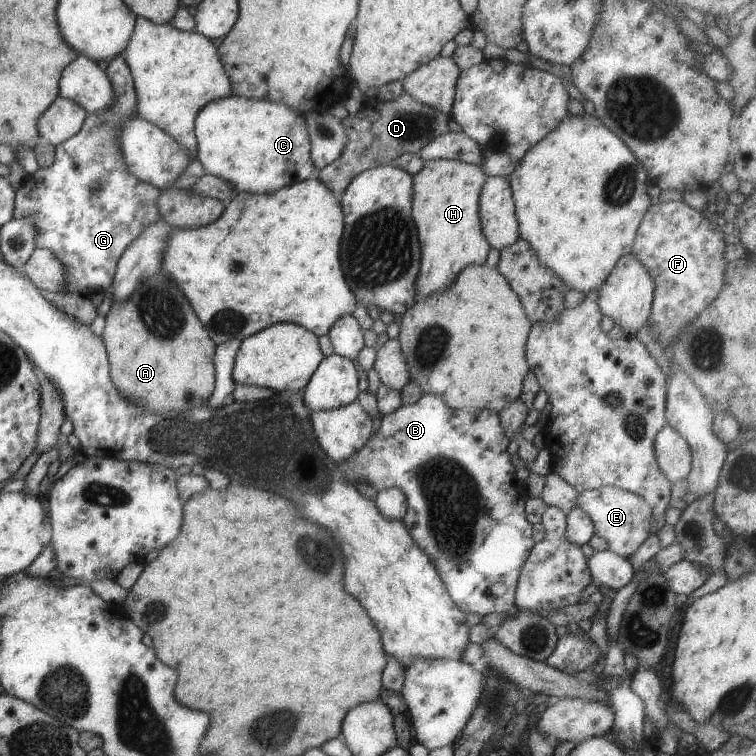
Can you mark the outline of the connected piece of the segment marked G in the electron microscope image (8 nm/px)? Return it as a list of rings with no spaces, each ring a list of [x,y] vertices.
[[[122,54],[108,61],[105,72],[112,88],[110,109],[89,113],[73,136],[54,146],[53,162],[32,174],[31,185],[15,191],[12,216],[19,218],[21,214],[27,214],[31,218],[36,231],[35,249],[49,249],[61,263],[65,275],[65,293],[78,292],[87,298],[93,293],[104,291],[111,284],[121,253],[160,217],[156,198],[161,190],[129,174],[121,156],[118,139],[120,128],[122,123],[137,116],[133,79]]]

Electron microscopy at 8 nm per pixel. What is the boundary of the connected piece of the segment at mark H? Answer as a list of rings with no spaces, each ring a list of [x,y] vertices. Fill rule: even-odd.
[[[444,158],[424,161],[421,170],[412,175],[411,218],[415,223],[419,246],[421,246],[421,270],[419,270],[417,282],[415,282],[416,302],[428,297],[431,293],[448,287],[464,266],[485,264],[485,257],[490,246],[481,232],[478,196],[486,177],[480,166]]]

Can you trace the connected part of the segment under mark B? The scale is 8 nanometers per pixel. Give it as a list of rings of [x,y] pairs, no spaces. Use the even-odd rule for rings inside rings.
[[[425,393],[421,395],[417,402],[410,405],[400,404],[397,410],[394,410],[391,414],[383,415],[377,432],[371,435],[356,453],[336,463],[336,469],[340,471],[347,483],[355,484],[357,480],[363,479],[364,482],[376,488],[397,487],[403,492],[406,496],[406,513],[401,520],[404,527],[413,542],[432,560],[433,566],[436,568],[449,596],[453,599],[454,604],[459,607],[459,610],[465,614],[473,612],[473,614],[483,616],[490,612],[511,612],[514,608],[514,592],[517,588],[521,566],[523,566],[530,550],[534,547],[534,542],[531,539],[532,525],[527,522],[524,510],[524,504],[529,495],[526,492],[526,484],[514,477],[516,470],[511,465],[510,455],[506,450],[508,442],[509,440],[503,432],[496,412],[489,409],[450,409],[442,398]]]

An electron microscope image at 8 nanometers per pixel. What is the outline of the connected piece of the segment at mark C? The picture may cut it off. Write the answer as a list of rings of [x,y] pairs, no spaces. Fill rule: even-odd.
[[[233,94],[213,99],[206,102],[195,115],[194,135],[196,159],[204,171],[226,180],[235,194],[241,191],[269,193],[269,190],[274,191],[286,184],[313,177],[310,138],[305,119],[283,104]]]

